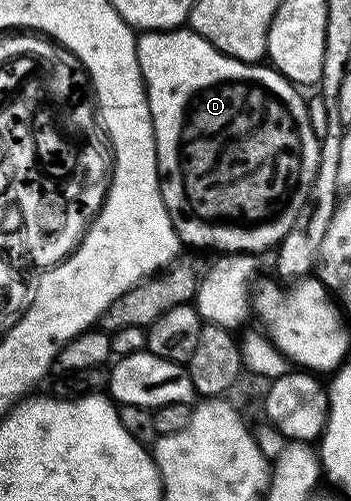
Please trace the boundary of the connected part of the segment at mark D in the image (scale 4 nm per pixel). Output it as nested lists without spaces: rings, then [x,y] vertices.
[[[171,29],[169,31],[145,31],[136,40],[136,56],[138,57],[138,65],[140,66],[140,76],[144,79],[144,91],[148,94],[148,108],[150,109],[150,117],[152,118],[152,135],[156,138],[156,169],[160,172],[160,192],[164,198],[164,204],[173,216],[180,217],[185,215],[186,218],[192,219],[195,215],[201,215],[204,219],[216,219],[212,221],[252,221],[257,215],[258,218],[264,219],[268,215],[268,211],[264,207],[276,207],[288,194],[292,191],[292,186],[300,179],[300,154],[304,151],[304,131],[309,130],[308,125],[308,105],[305,96],[300,96],[299,90],[294,89],[293,84],[289,83],[275,67],[271,65],[261,65],[260,63],[243,63],[241,59],[235,59],[229,55],[223,55],[217,47],[210,45],[210,41],[202,38],[197,31],[191,29]]]

